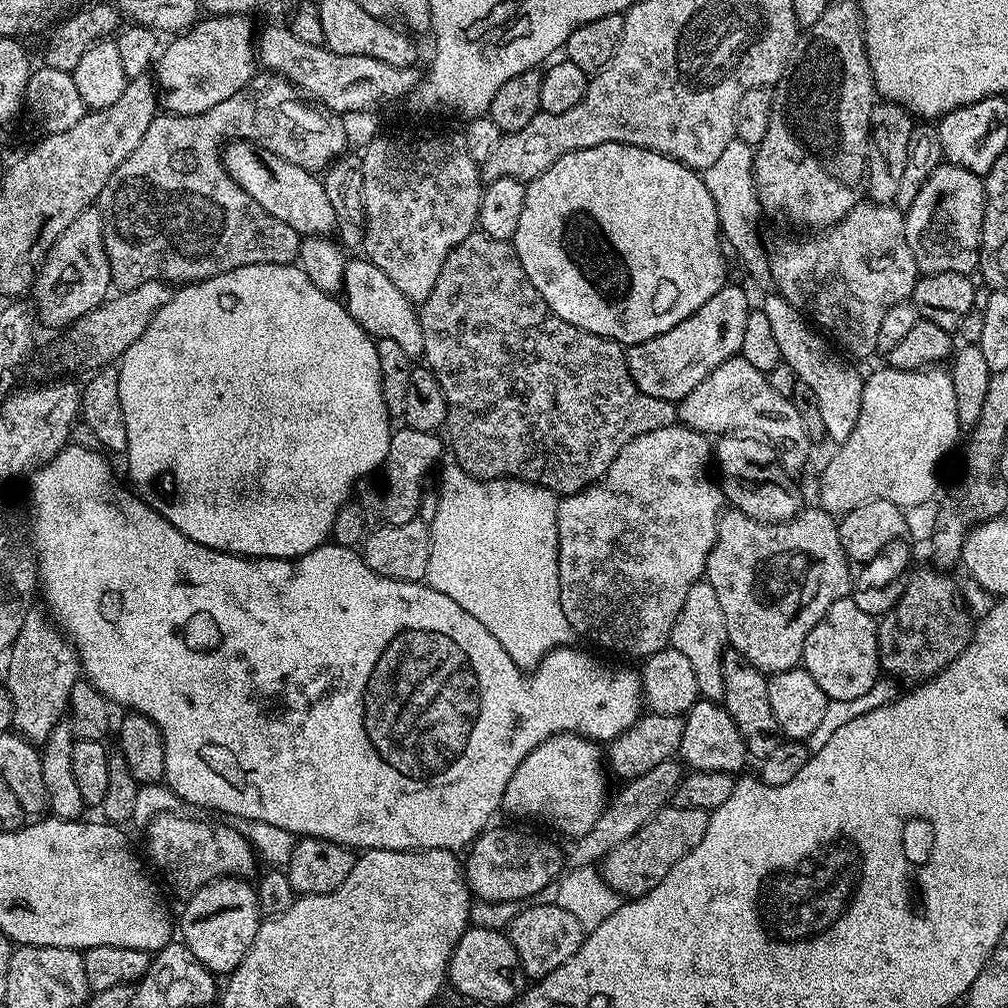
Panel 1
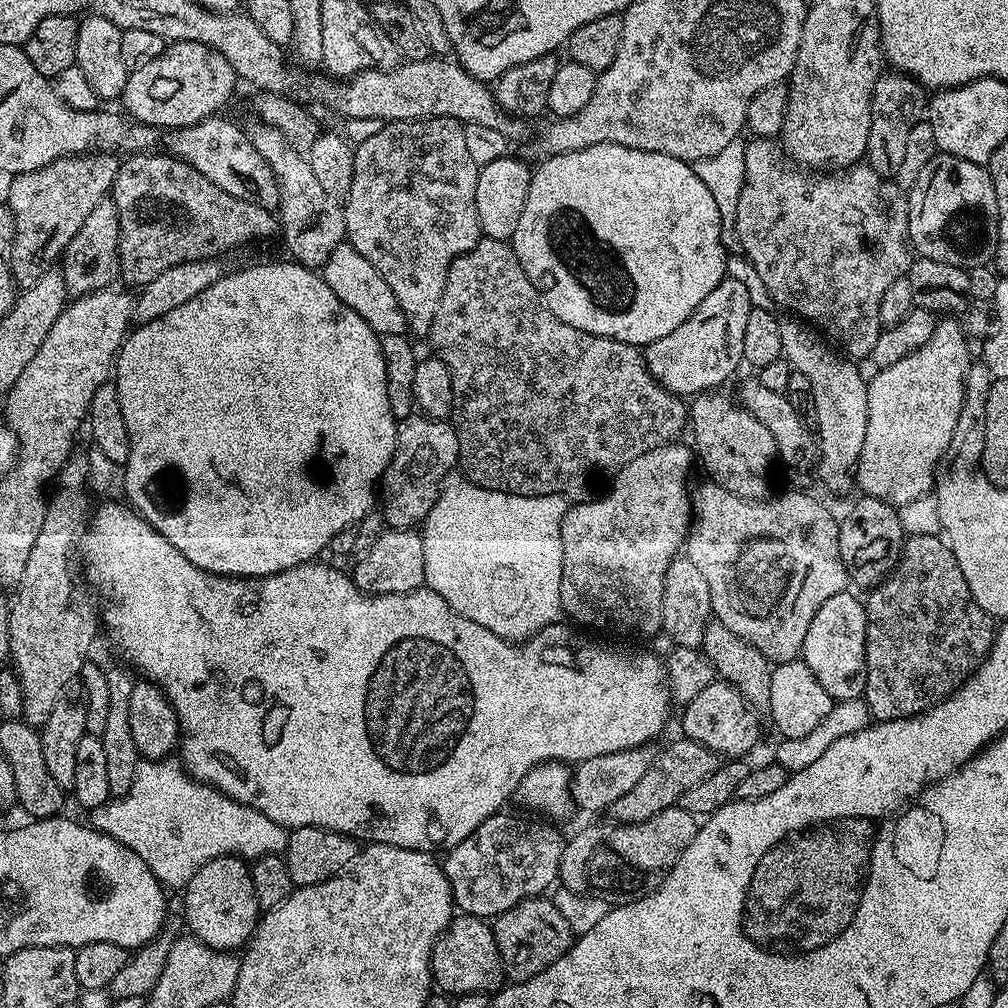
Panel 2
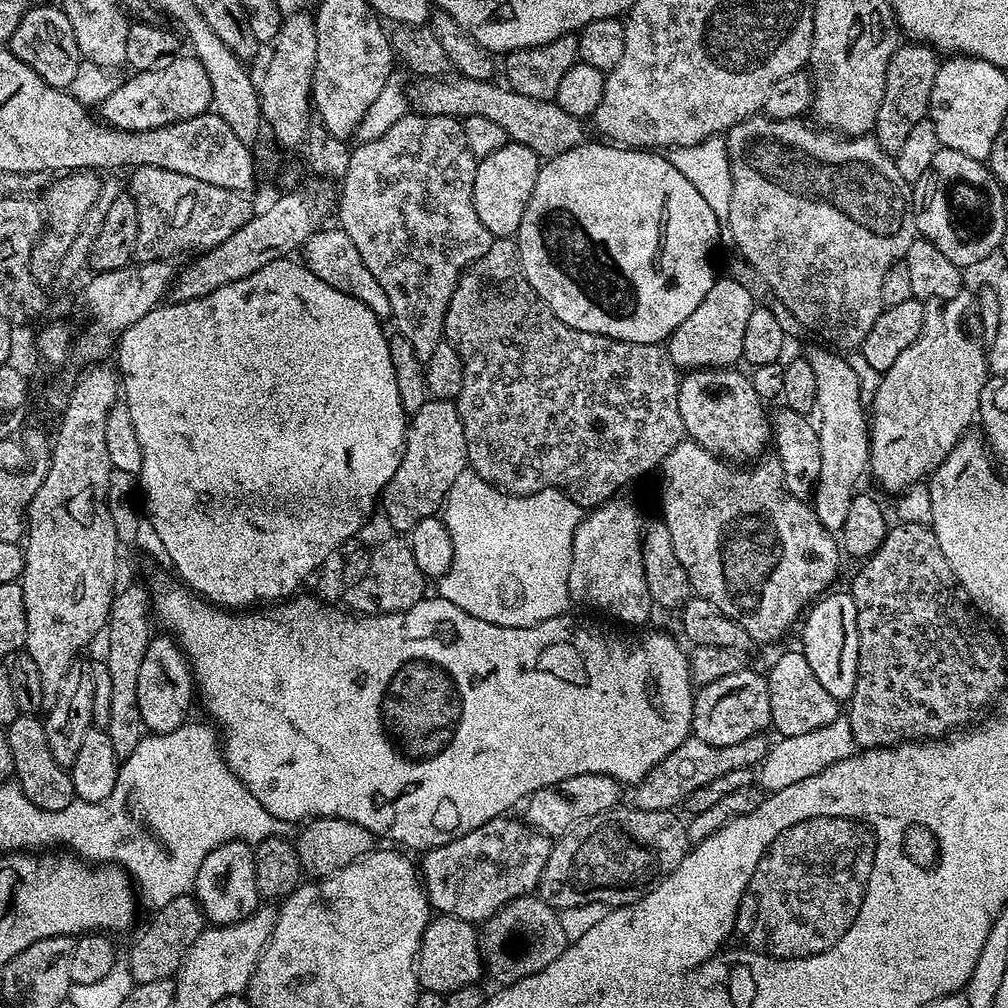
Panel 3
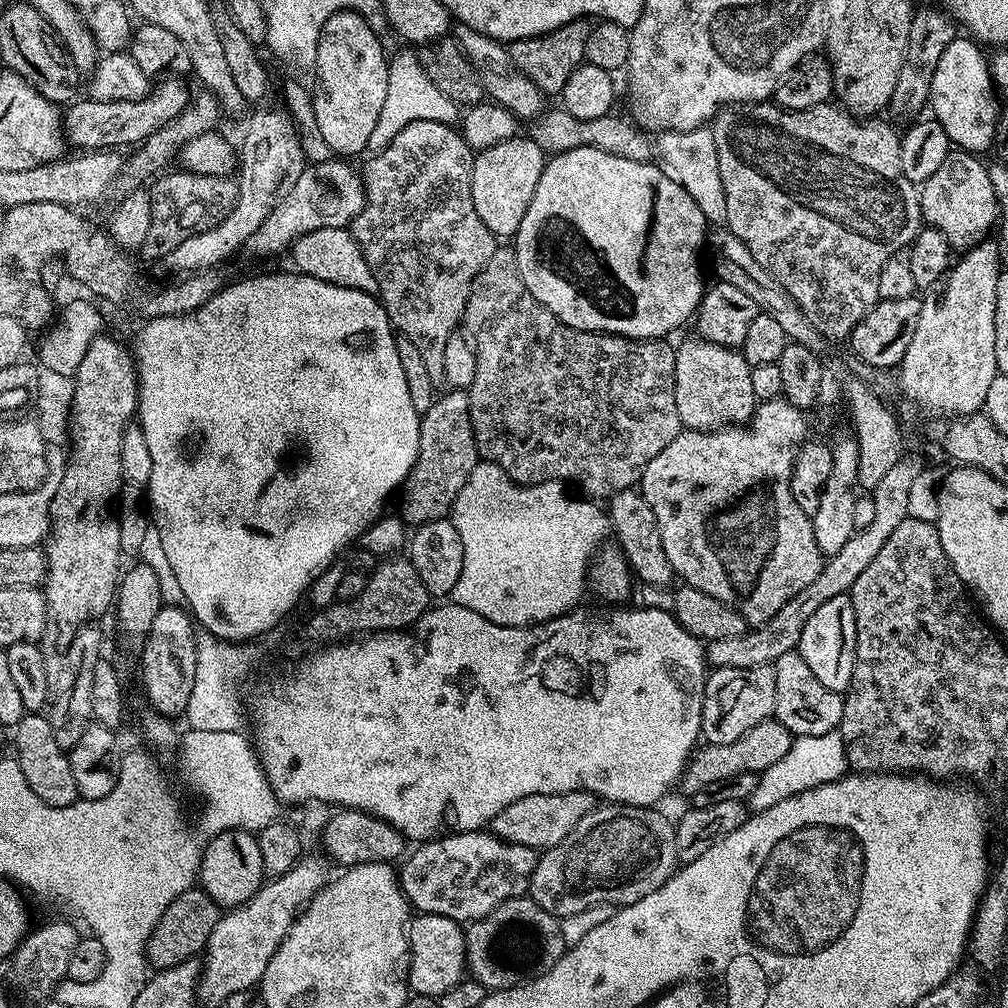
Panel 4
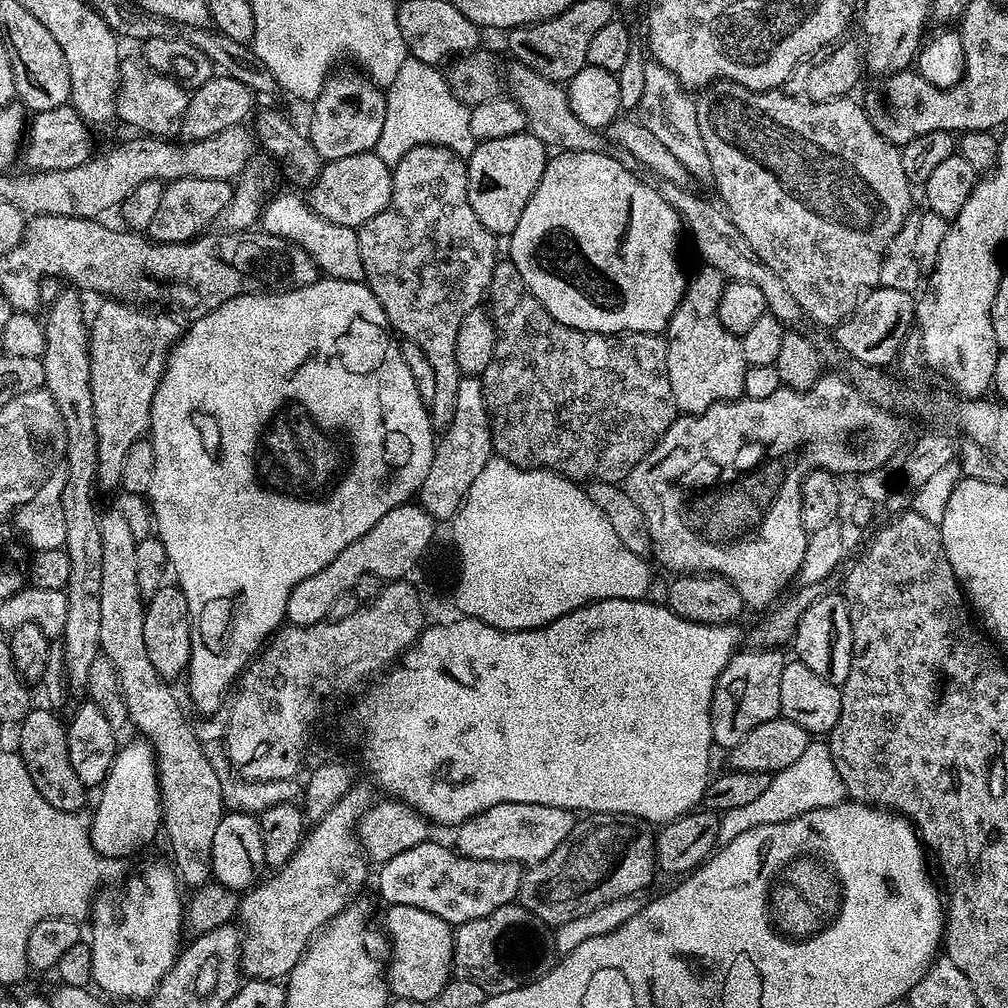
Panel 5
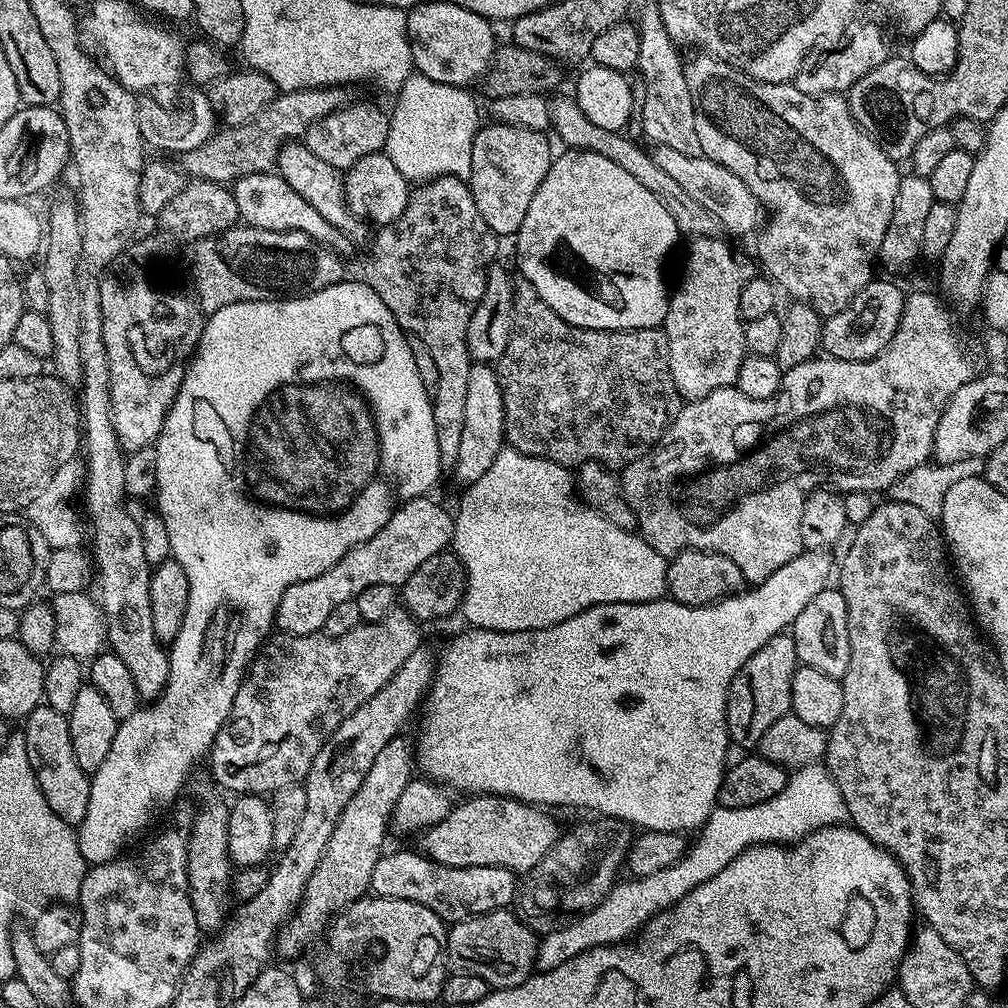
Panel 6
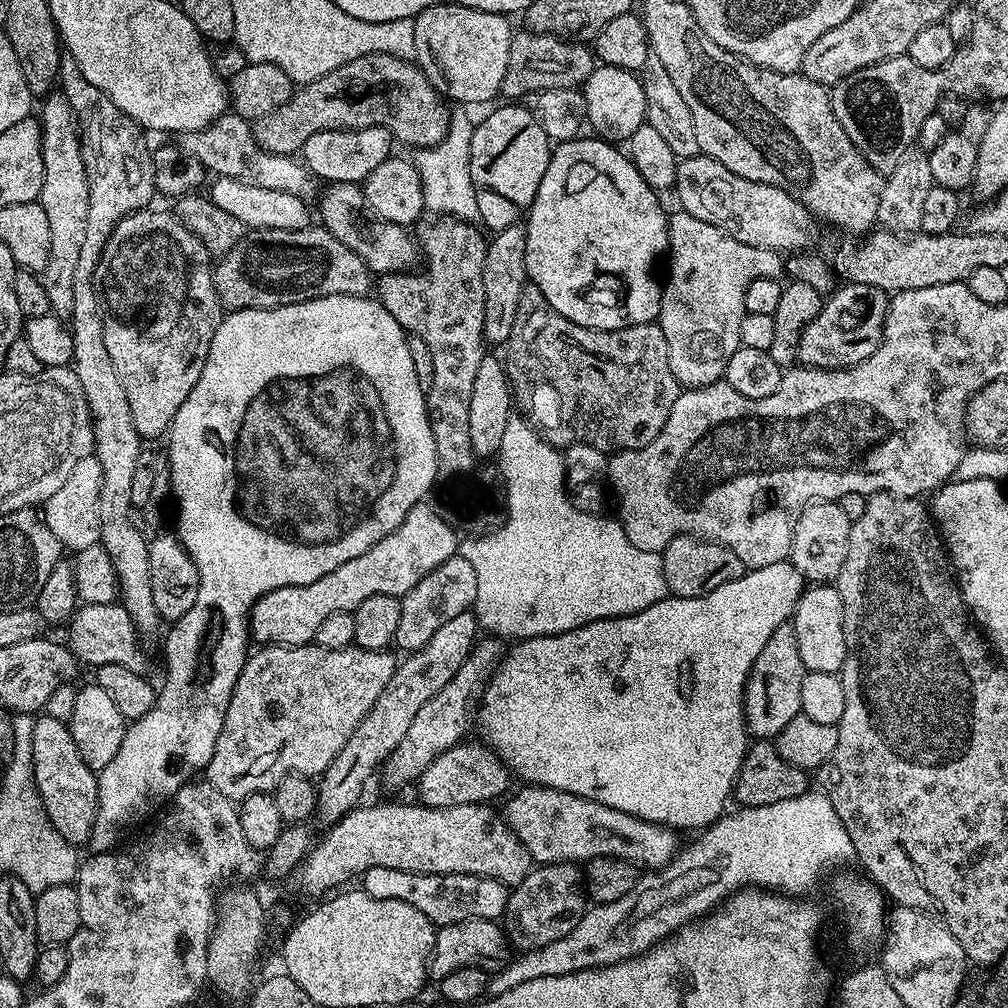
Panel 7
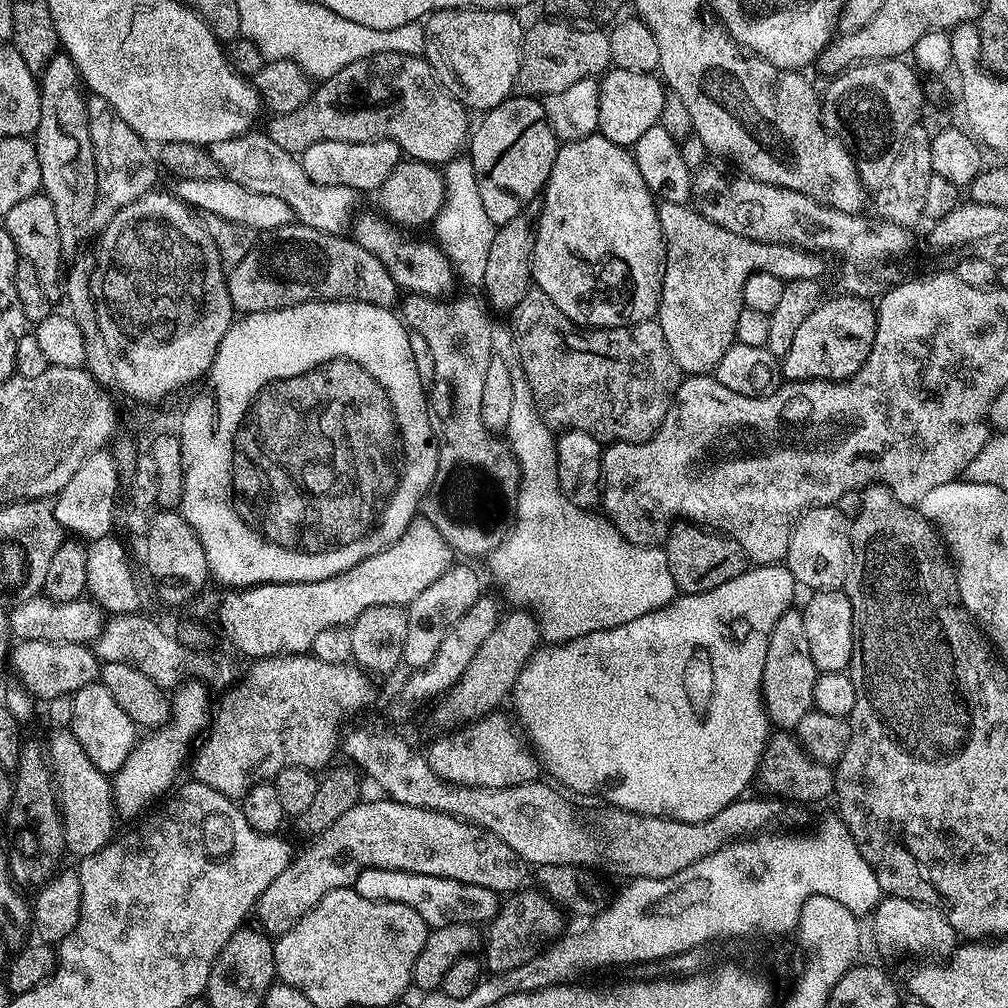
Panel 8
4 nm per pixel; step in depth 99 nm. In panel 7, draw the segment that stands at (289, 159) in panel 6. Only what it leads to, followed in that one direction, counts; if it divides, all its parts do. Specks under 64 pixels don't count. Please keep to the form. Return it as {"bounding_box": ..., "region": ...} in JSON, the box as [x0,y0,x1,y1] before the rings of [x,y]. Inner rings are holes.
{"bounding_box":[318,182,417,274],"region":[[[338,182],[337,184],[329,183],[325,188],[328,189],[326,189],[325,192],[322,193],[320,196],[320,216],[318,212],[319,223],[322,225],[322,227],[324,227],[324,229],[327,230],[327,232],[329,232],[330,234],[334,234],[334,238],[338,238],[338,242],[342,242],[342,246],[346,246],[350,250],[354,250],[354,254],[358,254],[358,258],[362,258],[362,262],[368,267],[369,272],[373,274],[394,274],[397,273],[399,270],[407,269],[404,267],[406,267],[407,264],[415,258],[415,256],[417,259],[417,243],[413,240],[413,237],[412,240],[410,237],[408,237],[409,229],[405,227],[405,225],[395,224],[394,222],[390,222],[389,220],[381,220],[379,218],[371,218],[372,220],[367,220],[367,218],[364,217],[362,213],[360,213],[360,207],[365,207],[366,204],[364,193],[360,184],[351,184],[350,182]]]}

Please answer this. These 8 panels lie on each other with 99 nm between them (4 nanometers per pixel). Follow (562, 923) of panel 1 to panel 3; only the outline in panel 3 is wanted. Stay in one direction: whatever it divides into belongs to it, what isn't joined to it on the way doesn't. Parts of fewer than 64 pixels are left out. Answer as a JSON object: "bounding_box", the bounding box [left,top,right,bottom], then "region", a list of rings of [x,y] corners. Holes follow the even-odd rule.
{"bounding_box":[479,894,570,986],"region":[[[529,894],[520,896],[516,900],[509,900],[500,911],[494,913],[489,920],[483,921],[479,929],[480,937],[480,958],[483,967],[497,981],[497,985],[503,986],[513,984],[522,978],[530,978],[530,974],[538,974],[538,970],[546,970],[558,954],[568,947],[570,941],[566,938],[565,932],[562,931],[562,922],[560,921],[559,911],[551,908],[546,901],[540,899],[539,895]]]}

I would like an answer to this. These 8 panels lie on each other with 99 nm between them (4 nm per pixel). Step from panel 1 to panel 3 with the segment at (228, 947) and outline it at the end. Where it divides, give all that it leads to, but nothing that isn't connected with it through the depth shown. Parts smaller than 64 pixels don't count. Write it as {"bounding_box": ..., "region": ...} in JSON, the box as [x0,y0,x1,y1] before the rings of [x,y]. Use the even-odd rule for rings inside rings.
{"bounding_box":[194,840,262,925],"region":[[[231,840],[206,854],[206,859],[198,869],[196,886],[194,889],[196,901],[200,903],[200,909],[204,911],[204,919],[209,925],[236,924],[239,920],[245,920],[249,914],[261,907],[262,901],[258,894],[258,886],[254,882],[254,848],[242,840]]]}

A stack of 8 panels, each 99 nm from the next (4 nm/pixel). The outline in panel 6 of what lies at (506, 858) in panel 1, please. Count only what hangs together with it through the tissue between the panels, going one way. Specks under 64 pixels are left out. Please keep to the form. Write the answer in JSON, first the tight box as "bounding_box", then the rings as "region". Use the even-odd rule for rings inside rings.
{"bounding_box":[371,851,518,925],"region":[[[419,851],[392,852],[381,855],[374,866],[371,891],[382,898],[398,898],[418,902],[449,925],[471,916],[508,908],[518,896],[518,876],[508,868],[498,866],[442,866]]]}

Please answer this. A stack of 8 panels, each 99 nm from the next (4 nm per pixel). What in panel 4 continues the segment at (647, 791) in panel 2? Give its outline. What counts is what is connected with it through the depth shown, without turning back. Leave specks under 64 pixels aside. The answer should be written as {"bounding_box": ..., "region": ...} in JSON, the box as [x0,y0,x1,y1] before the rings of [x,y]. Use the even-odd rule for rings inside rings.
{"bounding_box":[682,718,793,793],"region":[[[773,718],[758,722],[758,726],[754,726],[754,730],[746,730],[746,734],[742,734],[742,738],[738,738],[735,742],[705,743],[703,746],[697,747],[685,763],[682,777],[685,793],[710,790],[724,780],[735,780],[736,777],[747,772],[759,774],[770,770],[770,766],[774,766],[774,762],[778,762],[790,750],[793,739],[792,732],[786,730],[786,726],[782,726]]]}

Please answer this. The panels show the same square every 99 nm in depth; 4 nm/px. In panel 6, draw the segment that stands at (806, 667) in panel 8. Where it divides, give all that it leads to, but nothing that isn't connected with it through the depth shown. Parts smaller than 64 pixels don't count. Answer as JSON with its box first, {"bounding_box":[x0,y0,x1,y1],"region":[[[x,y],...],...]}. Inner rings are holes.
{"bounding_box":[726,634,797,750],"region":[[[781,634],[770,638],[770,642],[766,642],[766,646],[762,646],[762,650],[750,654],[750,658],[746,658],[742,670],[738,670],[738,674],[734,674],[734,678],[730,682],[728,701],[726,702],[728,738],[735,747],[737,744],[738,747],[744,748],[740,750],[755,749],[759,745],[762,734],[766,734],[766,730],[770,730],[770,726],[774,726],[774,722],[778,722],[778,718],[791,713],[792,683],[794,682],[794,674],[797,667],[796,647],[791,635],[788,634]]]}

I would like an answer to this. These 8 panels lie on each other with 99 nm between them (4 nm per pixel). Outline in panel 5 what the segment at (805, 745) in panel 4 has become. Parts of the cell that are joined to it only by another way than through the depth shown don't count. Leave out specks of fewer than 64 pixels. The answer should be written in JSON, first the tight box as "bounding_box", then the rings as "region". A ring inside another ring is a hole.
{"bounding_box":[719,742,845,842],"region":[[[810,742],[806,751],[786,770],[772,776],[770,786],[766,786],[766,794],[761,794],[755,802],[747,806],[738,806],[738,810],[730,810],[719,817],[719,839],[727,842],[738,838],[751,828],[767,824],[781,824],[787,820],[798,818],[810,810],[822,810],[835,804],[845,803],[844,783],[834,766],[834,758],[830,754],[827,743]]]}

